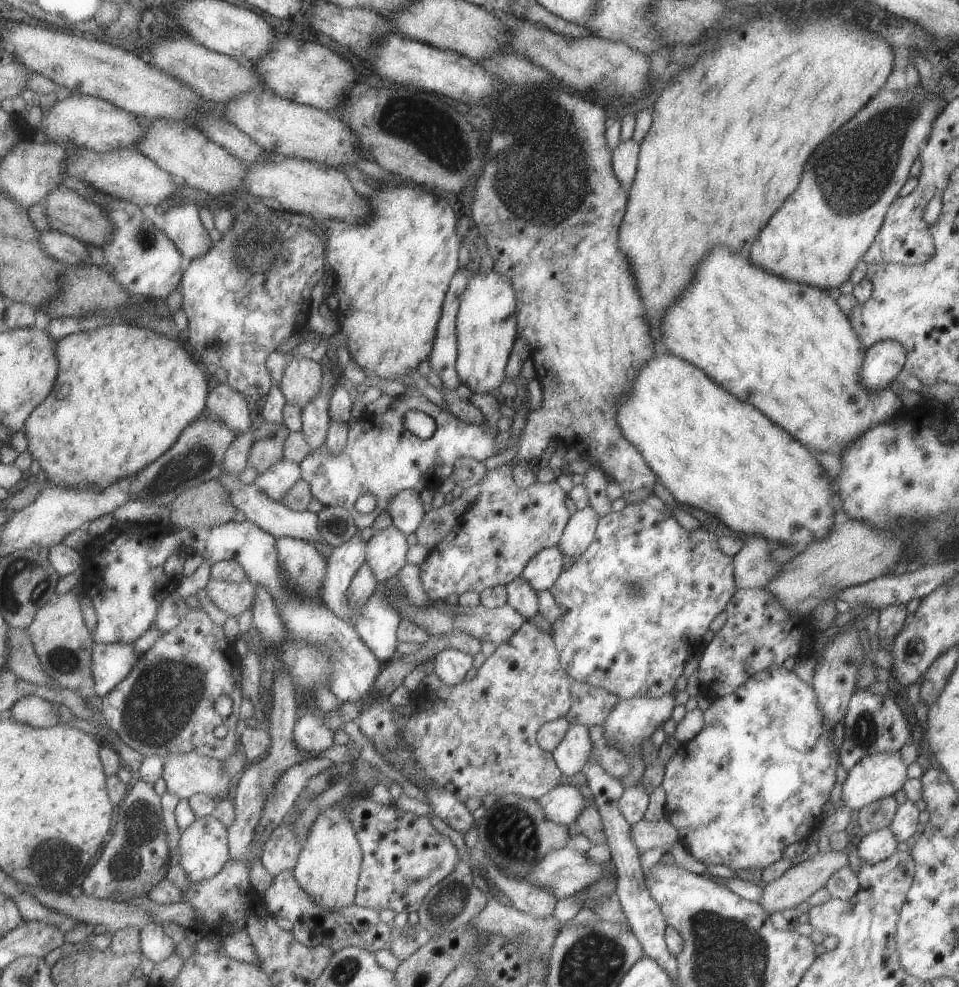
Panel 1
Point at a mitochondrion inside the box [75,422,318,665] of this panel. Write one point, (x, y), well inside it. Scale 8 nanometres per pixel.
(194, 460)

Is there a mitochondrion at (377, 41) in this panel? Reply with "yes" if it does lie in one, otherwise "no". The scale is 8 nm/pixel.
no

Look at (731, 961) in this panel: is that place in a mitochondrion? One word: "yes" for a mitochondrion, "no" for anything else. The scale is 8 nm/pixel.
yes

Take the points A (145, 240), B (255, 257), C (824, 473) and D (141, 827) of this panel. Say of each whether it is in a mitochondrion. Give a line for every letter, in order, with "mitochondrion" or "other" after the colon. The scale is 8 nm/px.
A: mitochondrion
B: mitochondrion
C: other
D: mitochondrion

